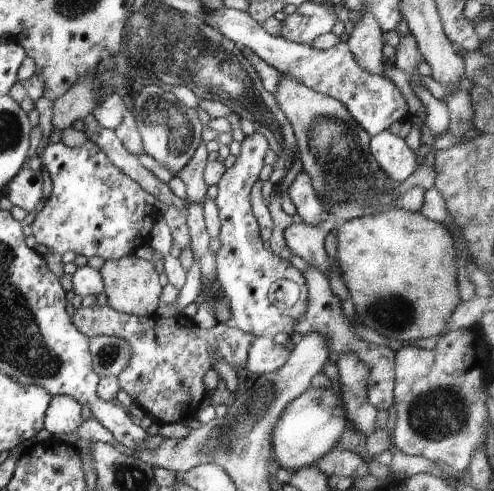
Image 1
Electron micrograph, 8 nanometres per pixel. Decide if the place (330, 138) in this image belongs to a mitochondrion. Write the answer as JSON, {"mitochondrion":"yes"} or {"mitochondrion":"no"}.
{"mitochondrion":"yes"}

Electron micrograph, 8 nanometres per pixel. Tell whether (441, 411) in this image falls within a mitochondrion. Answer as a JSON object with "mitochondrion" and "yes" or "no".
{"mitochondrion":"yes"}

